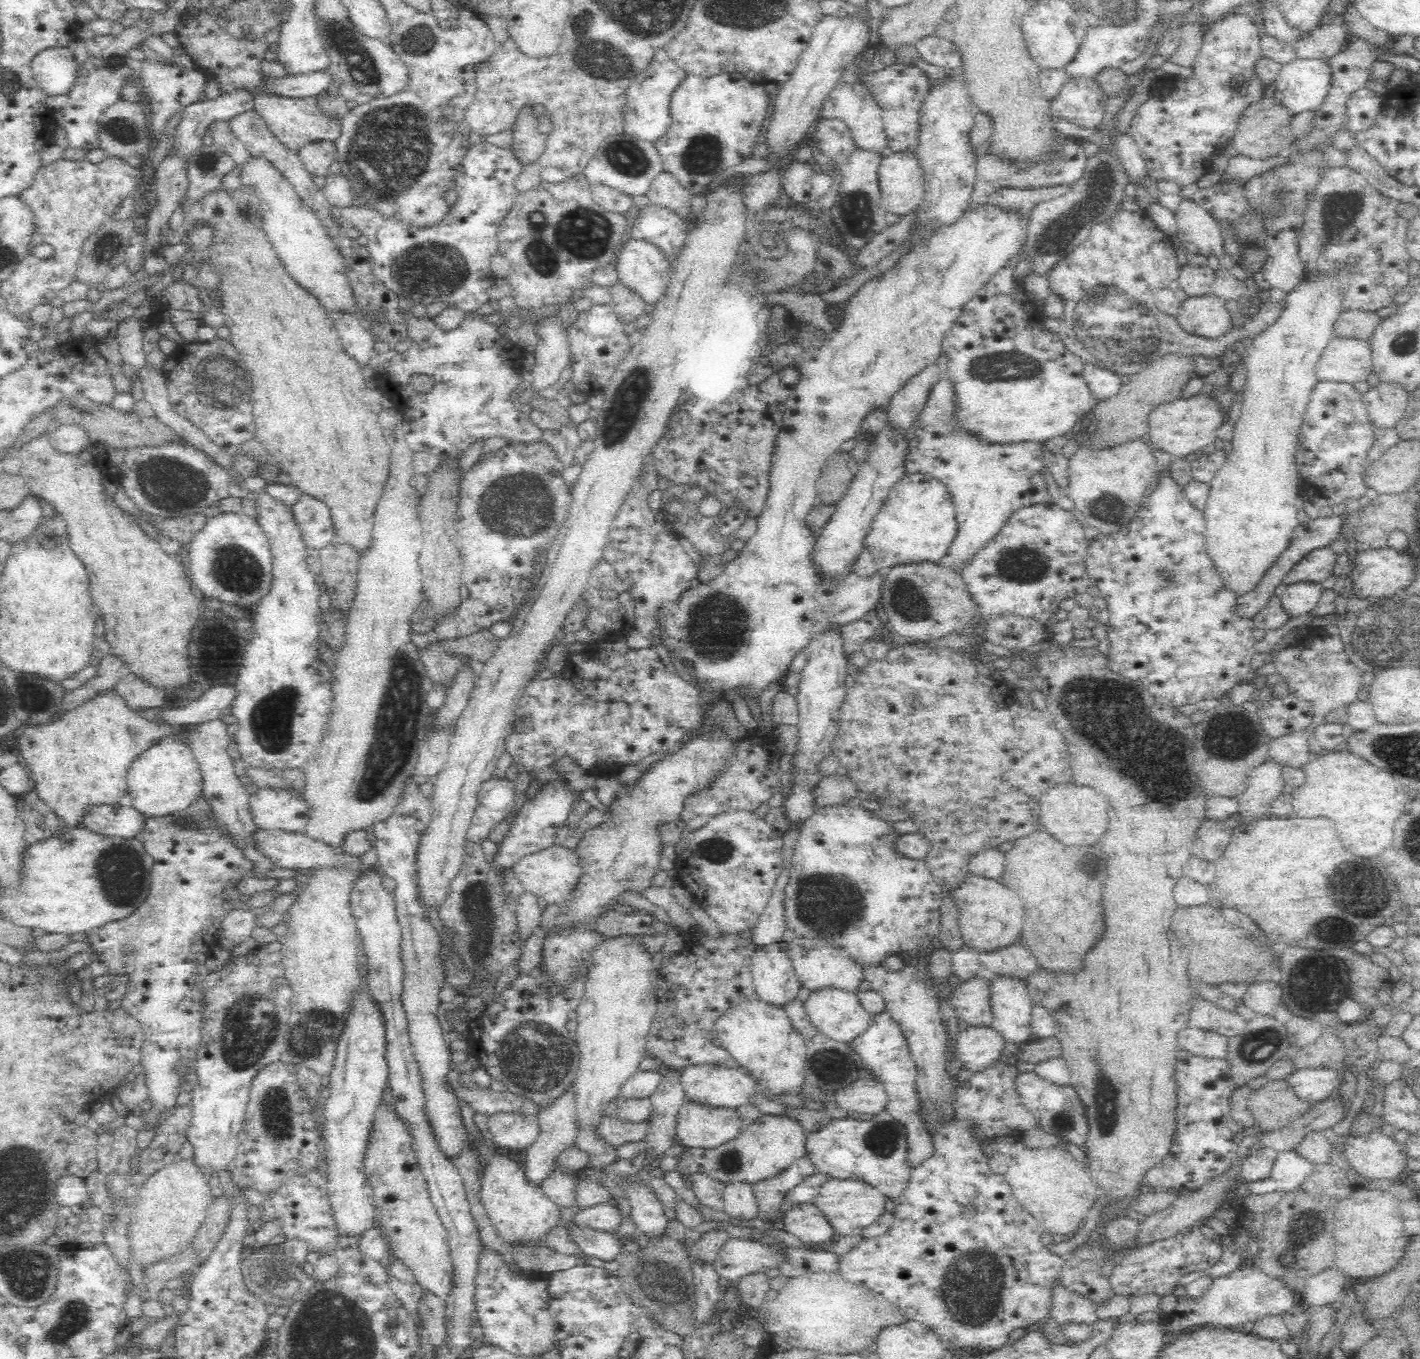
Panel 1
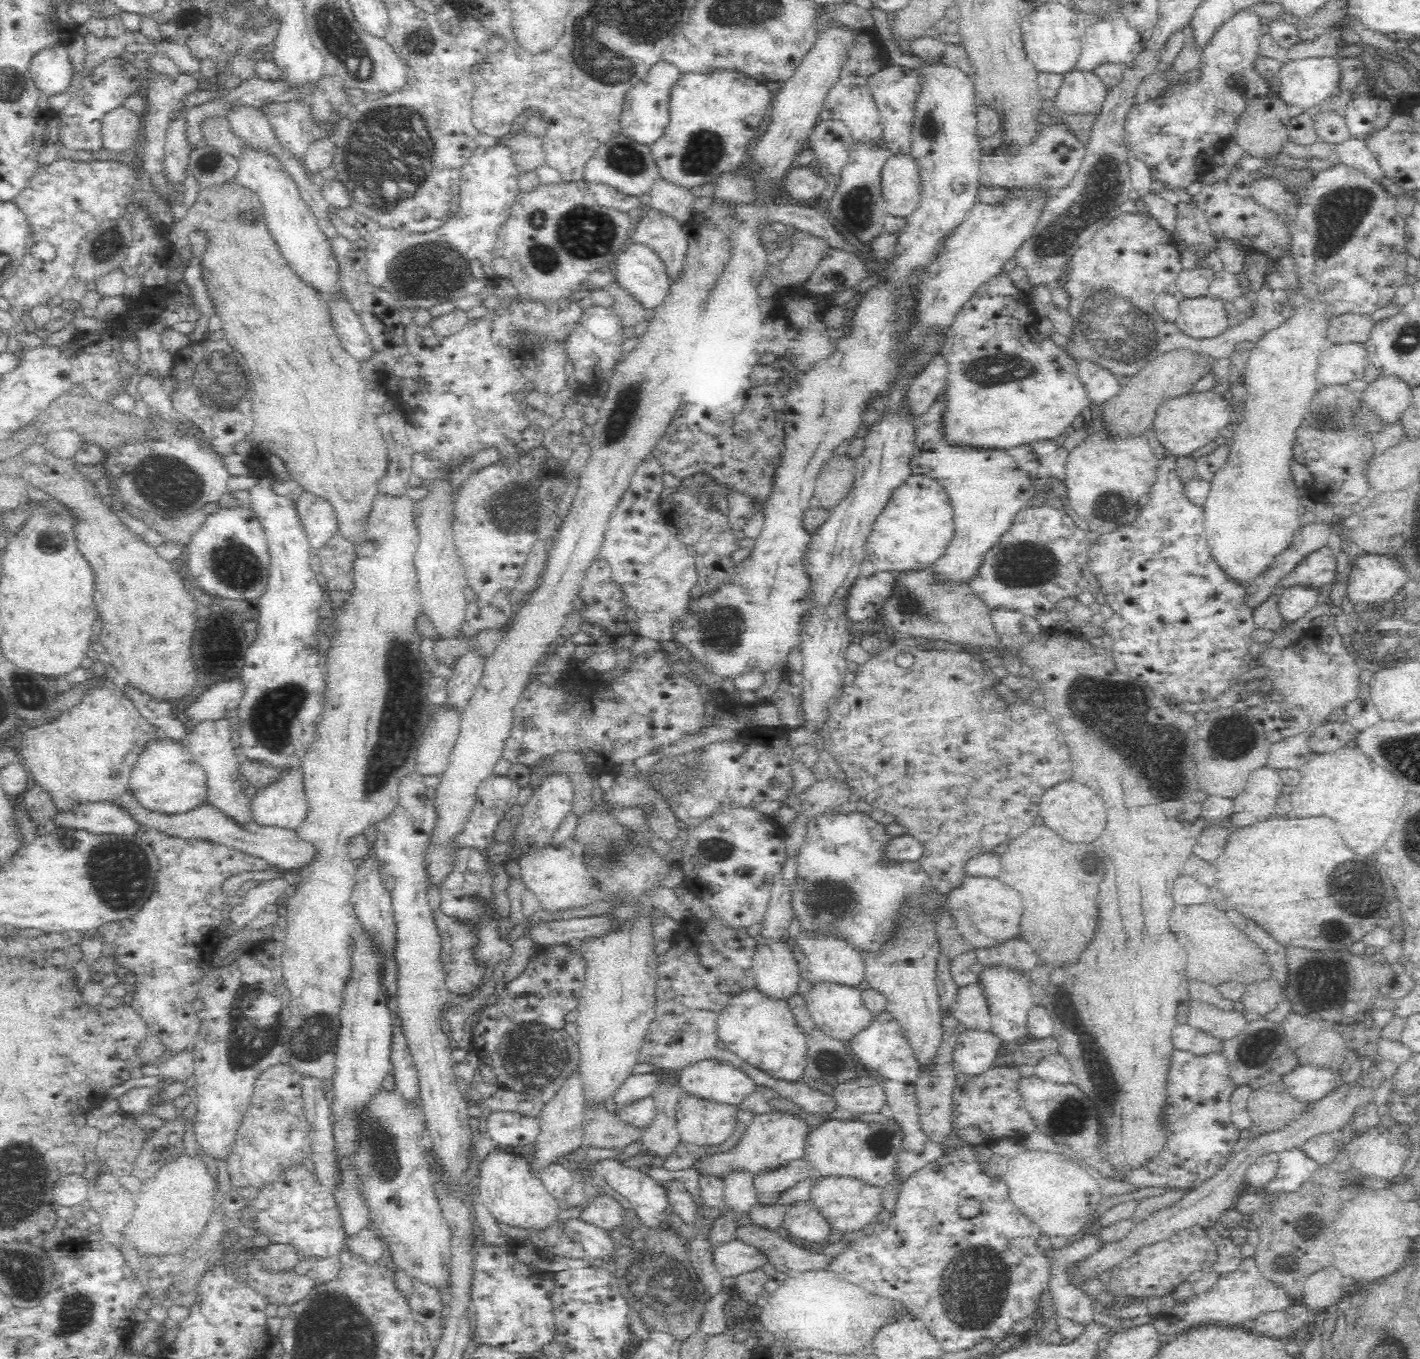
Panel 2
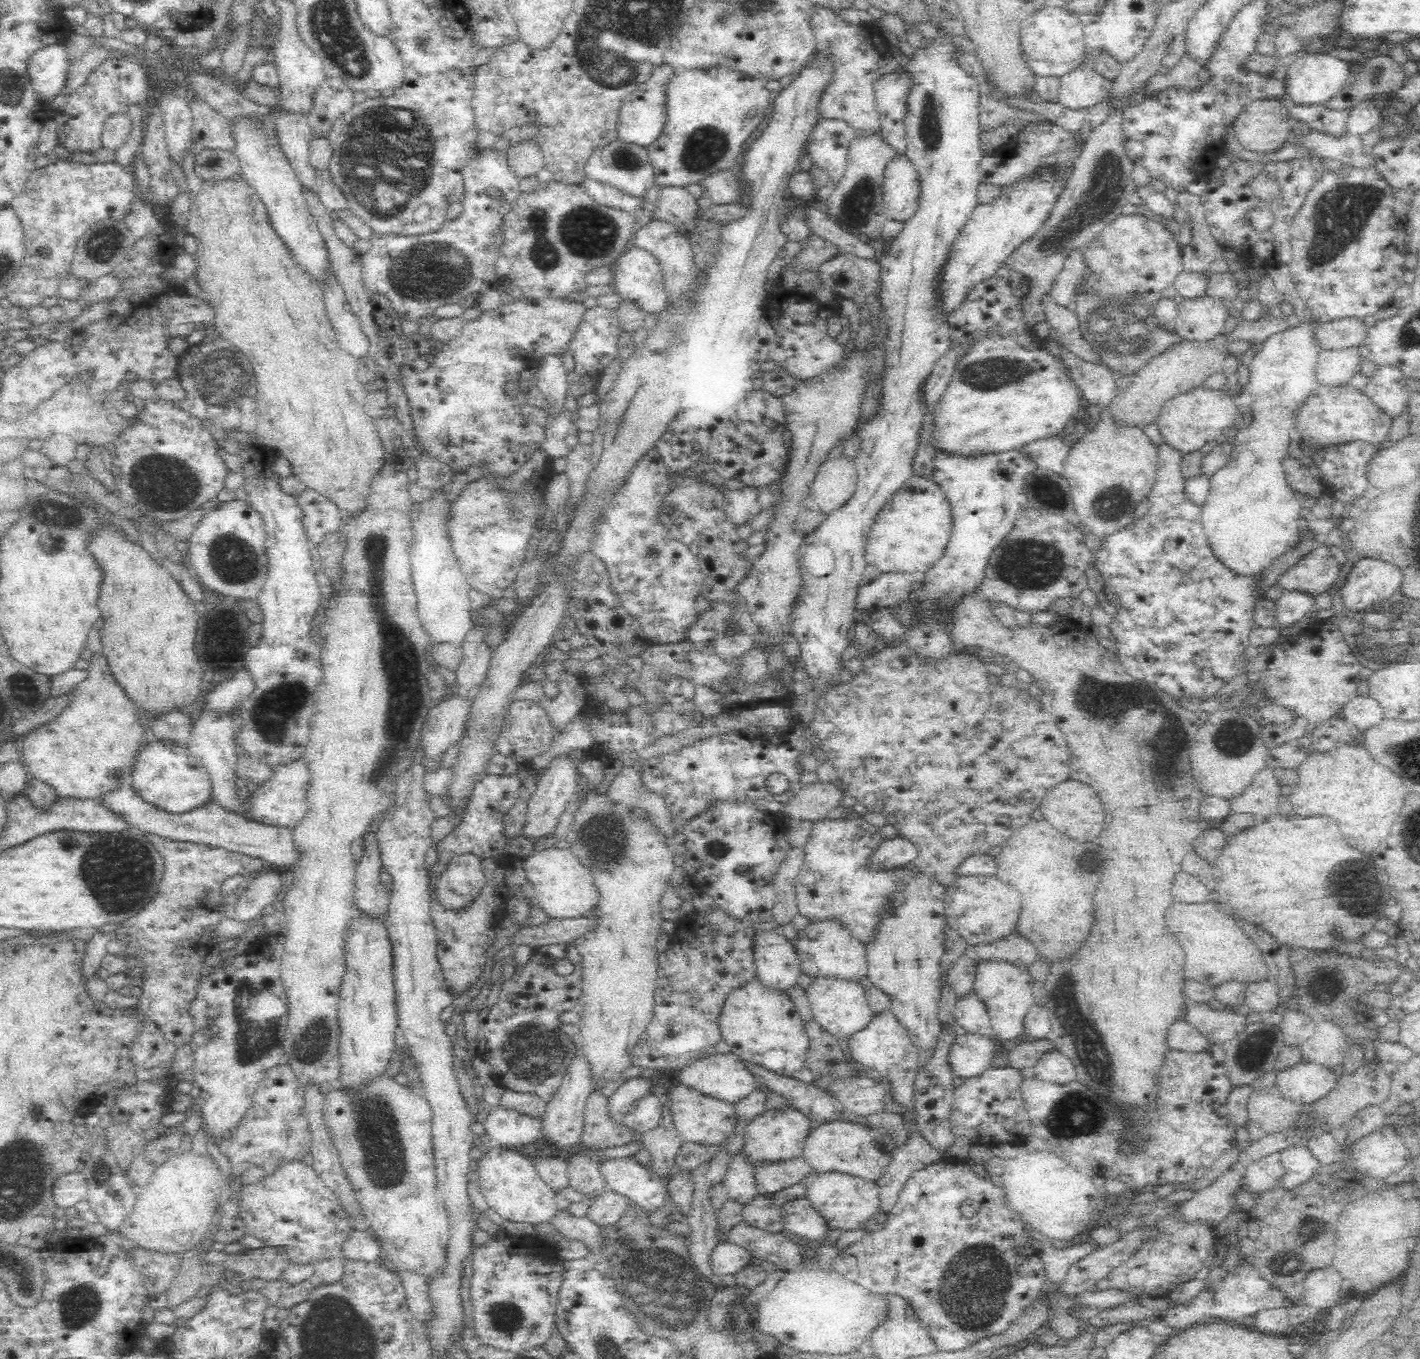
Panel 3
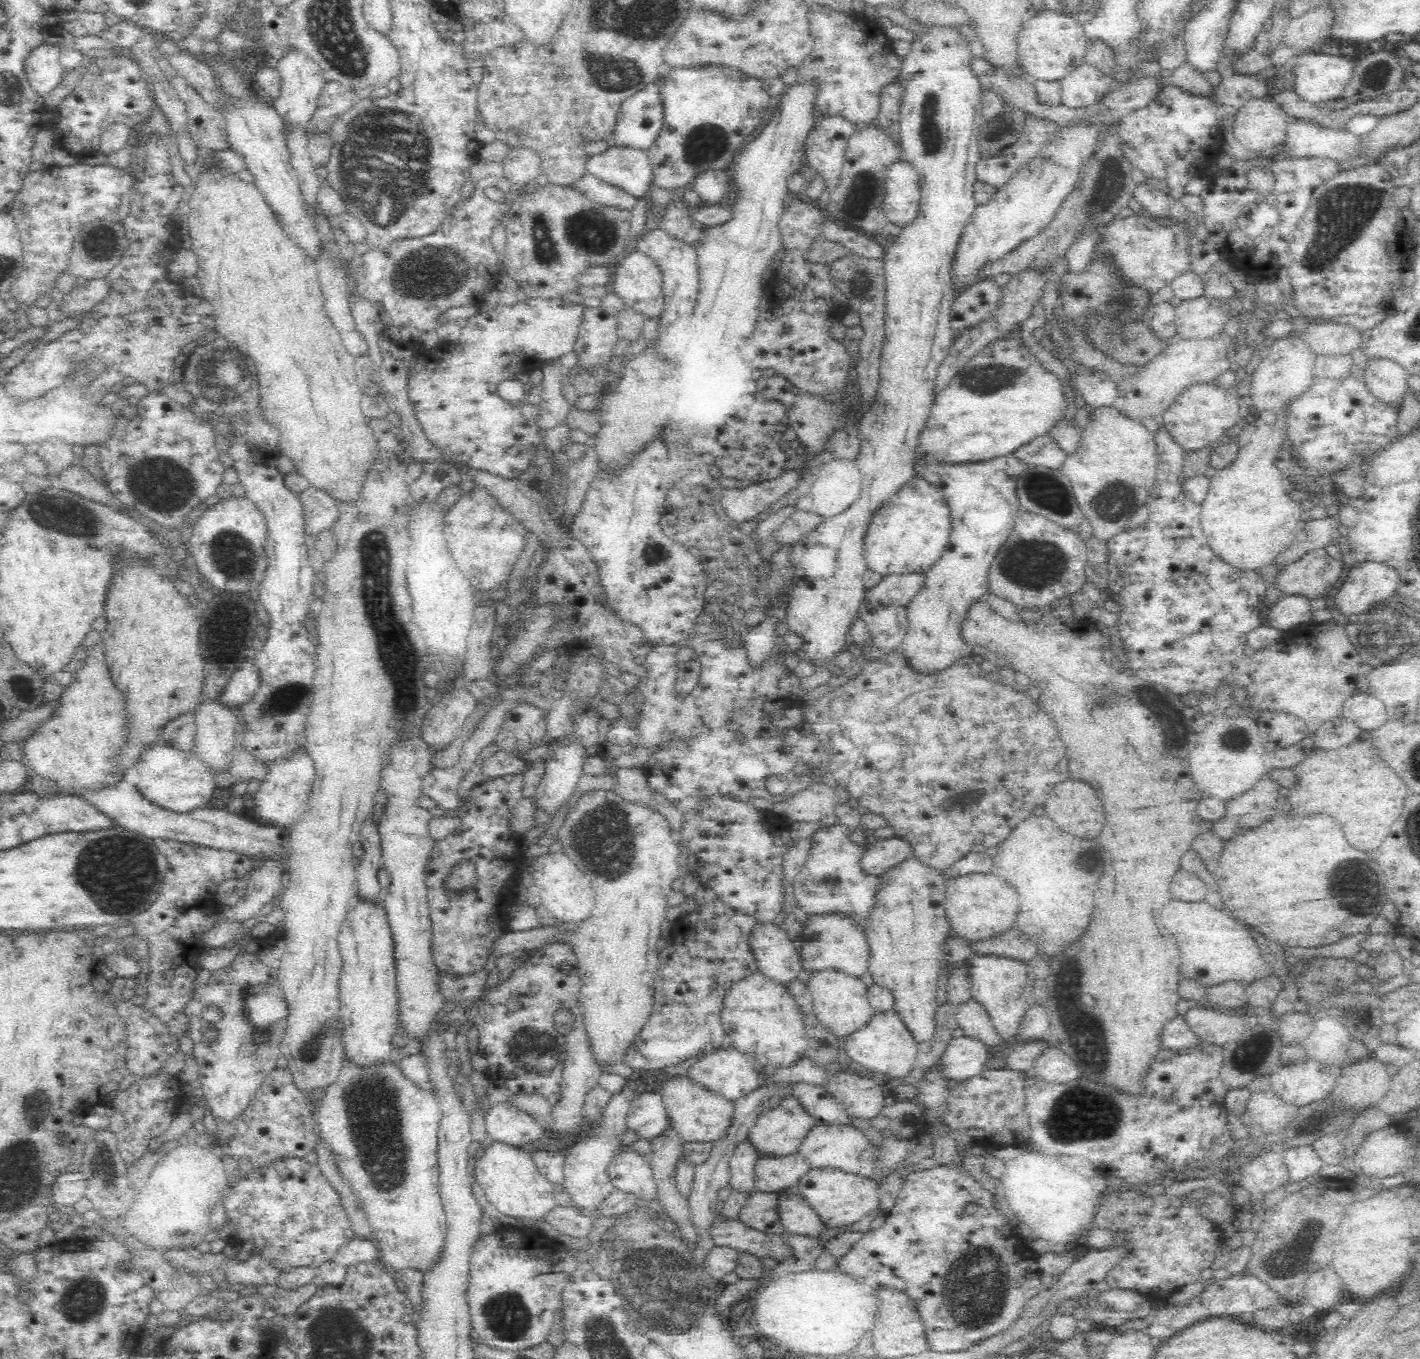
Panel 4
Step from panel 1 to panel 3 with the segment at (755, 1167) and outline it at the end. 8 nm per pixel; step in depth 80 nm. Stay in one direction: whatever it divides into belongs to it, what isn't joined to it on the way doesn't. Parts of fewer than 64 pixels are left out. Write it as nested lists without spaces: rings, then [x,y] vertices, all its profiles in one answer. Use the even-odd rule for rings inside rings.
[[[791,1101],[784,1108],[765,1110],[749,1122],[745,1129],[743,1150],[754,1162],[762,1160],[784,1160],[802,1154],[804,1138],[808,1136],[814,1122],[797,1109]]]

